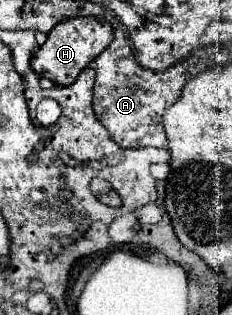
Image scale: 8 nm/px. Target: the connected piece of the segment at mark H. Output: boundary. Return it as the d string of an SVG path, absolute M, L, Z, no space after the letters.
M75 17L57 23L47 35L45 45L33 57L33 71L41 77L47 77L55 85L71 85L77 75L113 41L113 29L105 19L97 17Z

